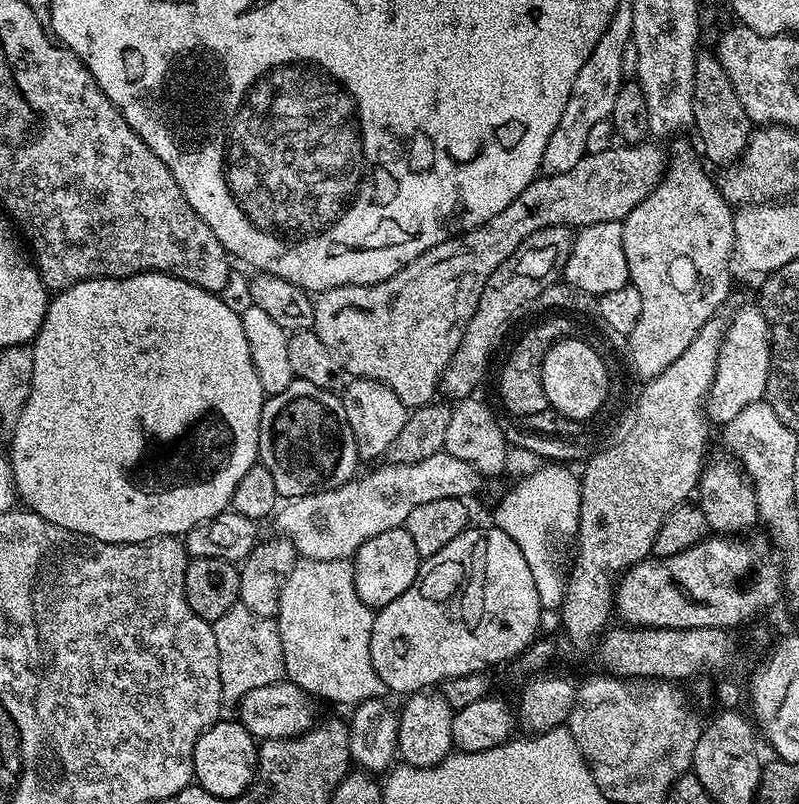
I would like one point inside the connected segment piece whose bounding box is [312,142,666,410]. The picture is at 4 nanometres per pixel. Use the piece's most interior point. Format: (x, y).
(402, 331)

